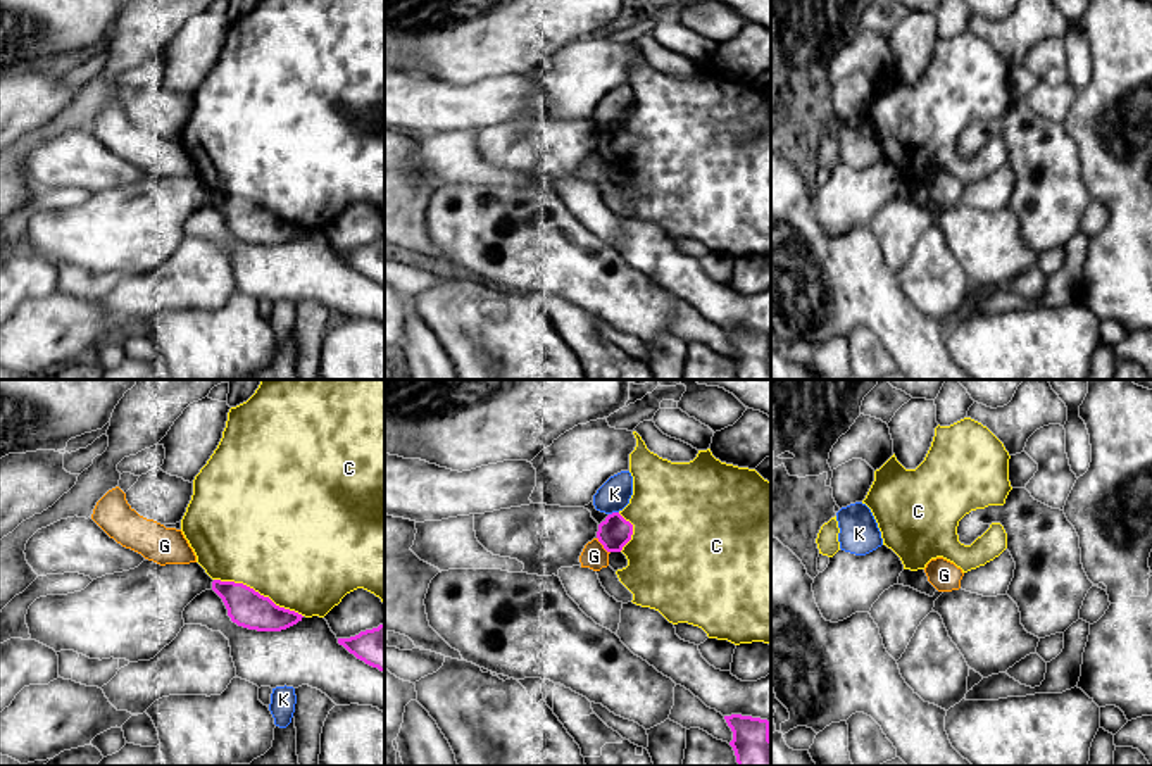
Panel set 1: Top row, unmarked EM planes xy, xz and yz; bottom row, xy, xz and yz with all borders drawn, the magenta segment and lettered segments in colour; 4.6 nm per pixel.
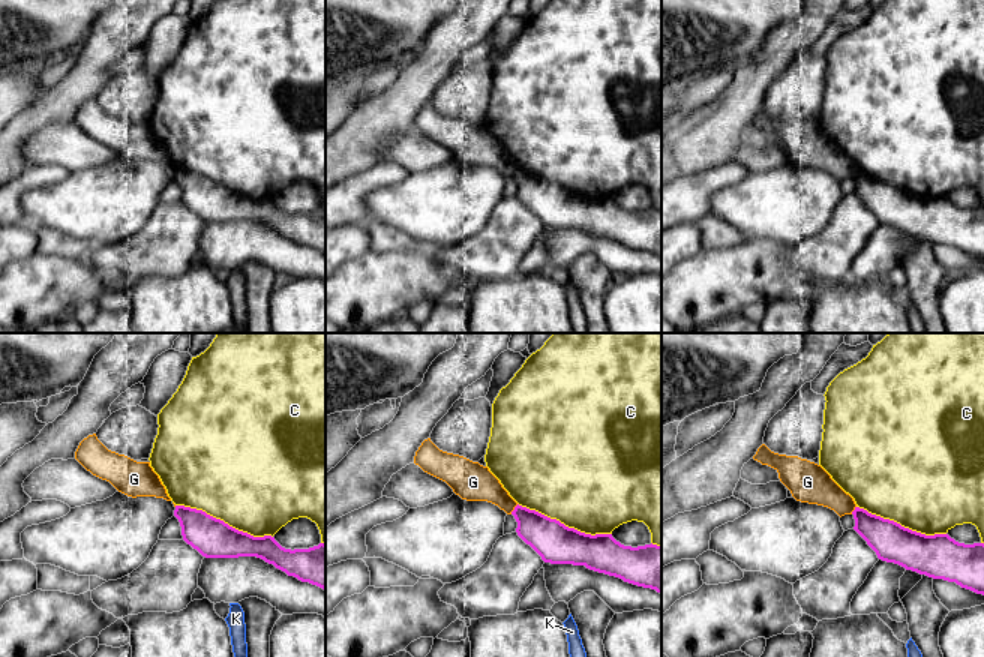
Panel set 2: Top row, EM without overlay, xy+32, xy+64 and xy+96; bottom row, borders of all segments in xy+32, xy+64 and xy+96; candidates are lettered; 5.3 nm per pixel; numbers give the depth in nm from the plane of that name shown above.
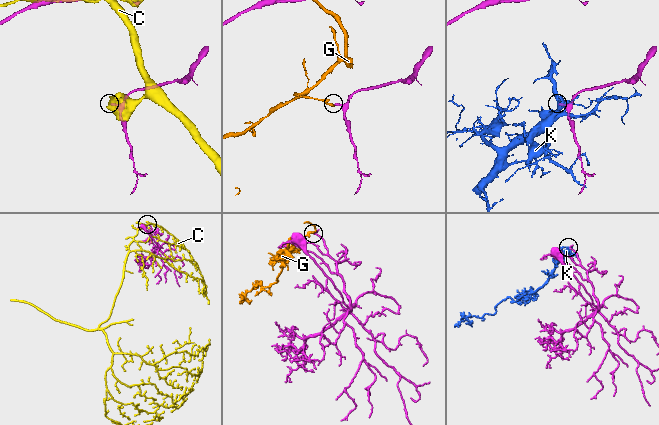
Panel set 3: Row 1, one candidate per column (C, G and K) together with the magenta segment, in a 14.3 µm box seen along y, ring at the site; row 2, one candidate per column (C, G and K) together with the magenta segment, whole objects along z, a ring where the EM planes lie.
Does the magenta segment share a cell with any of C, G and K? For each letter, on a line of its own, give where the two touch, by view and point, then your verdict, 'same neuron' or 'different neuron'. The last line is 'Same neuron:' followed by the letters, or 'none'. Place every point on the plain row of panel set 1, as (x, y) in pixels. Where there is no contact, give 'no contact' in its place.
C: xy (257, 206) | different neuron
G: xz (602, 157) | different neuron
K: xz (613, 126) | different neuron
Same neuron: none

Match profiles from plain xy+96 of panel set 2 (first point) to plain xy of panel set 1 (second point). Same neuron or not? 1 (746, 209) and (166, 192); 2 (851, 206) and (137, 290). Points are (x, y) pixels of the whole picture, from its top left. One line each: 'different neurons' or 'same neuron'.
1: same neuron
2: same neuron

